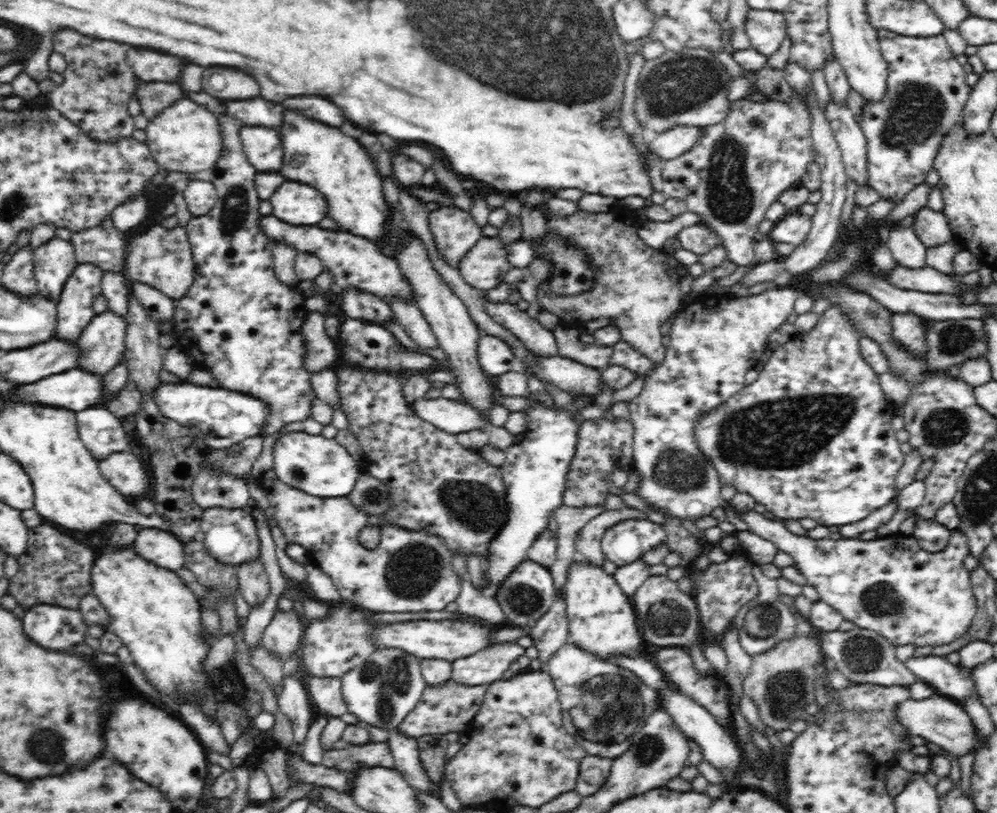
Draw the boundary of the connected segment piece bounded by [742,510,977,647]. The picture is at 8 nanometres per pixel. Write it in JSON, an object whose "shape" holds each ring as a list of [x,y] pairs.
{"shape":[[[748,512],[742,520],[749,525],[749,531],[768,540],[778,549],[790,554],[794,567],[806,578],[807,584],[814,586],[819,598],[833,606],[844,618],[853,622],[855,627],[867,629],[883,638],[891,645],[904,646],[940,646],[952,645],[960,641],[969,632],[977,616],[977,598],[975,597],[971,574],[964,567],[964,559],[969,556],[969,539],[966,534],[956,530],[950,542],[940,552],[929,552],[918,545],[918,540],[910,537],[910,548],[900,546],[894,540],[812,540],[808,536],[796,536],[786,528],[781,520],[767,520],[762,513]]]}

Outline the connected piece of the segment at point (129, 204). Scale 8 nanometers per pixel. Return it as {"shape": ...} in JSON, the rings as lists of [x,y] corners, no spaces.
{"shape":[[[136,193],[133,197],[119,203],[112,210],[110,217],[113,225],[126,234],[132,228],[138,227],[147,215],[147,197],[144,193]]]}

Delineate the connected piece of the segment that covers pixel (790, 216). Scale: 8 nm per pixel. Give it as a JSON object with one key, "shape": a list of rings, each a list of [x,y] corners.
{"shape":[[[788,209],[786,214],[774,222],[773,229],[768,233],[774,243],[801,245],[810,232],[814,214],[806,214],[806,210]]]}

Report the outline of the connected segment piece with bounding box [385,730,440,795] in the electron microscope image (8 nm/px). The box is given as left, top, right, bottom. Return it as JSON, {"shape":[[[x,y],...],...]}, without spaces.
{"shape":[[[391,731],[388,739],[394,766],[402,774],[410,786],[419,792],[428,794],[440,793],[439,788],[433,788],[433,783],[424,771],[420,757],[417,739],[404,735],[400,731]]]}

